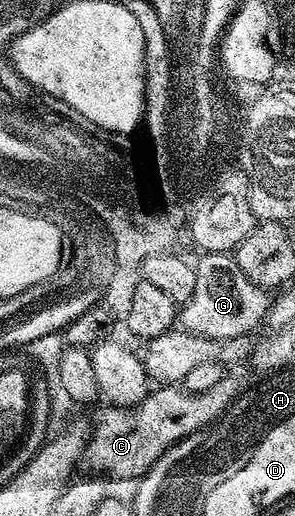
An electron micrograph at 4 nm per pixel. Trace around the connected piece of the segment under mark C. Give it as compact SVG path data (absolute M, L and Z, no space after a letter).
M223 374L220 381L205 391L191 392L176 385L162 385L148 392L145 399L132 408L103 406L98 413L100 419L85 444L83 464L96 469L97 474L118 481L139 480L175 443L193 436L212 421L217 422L220 415L231 408L242 388L243 383Z

